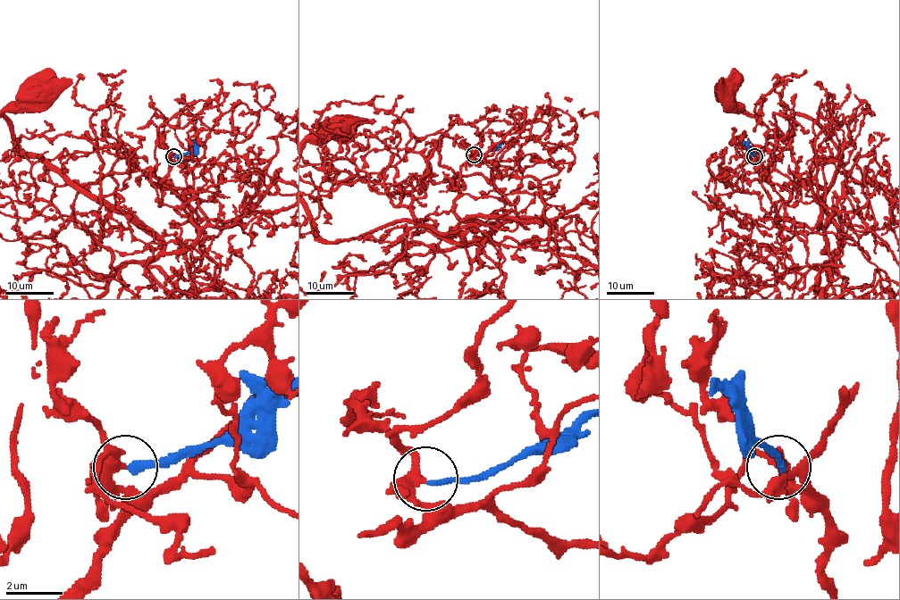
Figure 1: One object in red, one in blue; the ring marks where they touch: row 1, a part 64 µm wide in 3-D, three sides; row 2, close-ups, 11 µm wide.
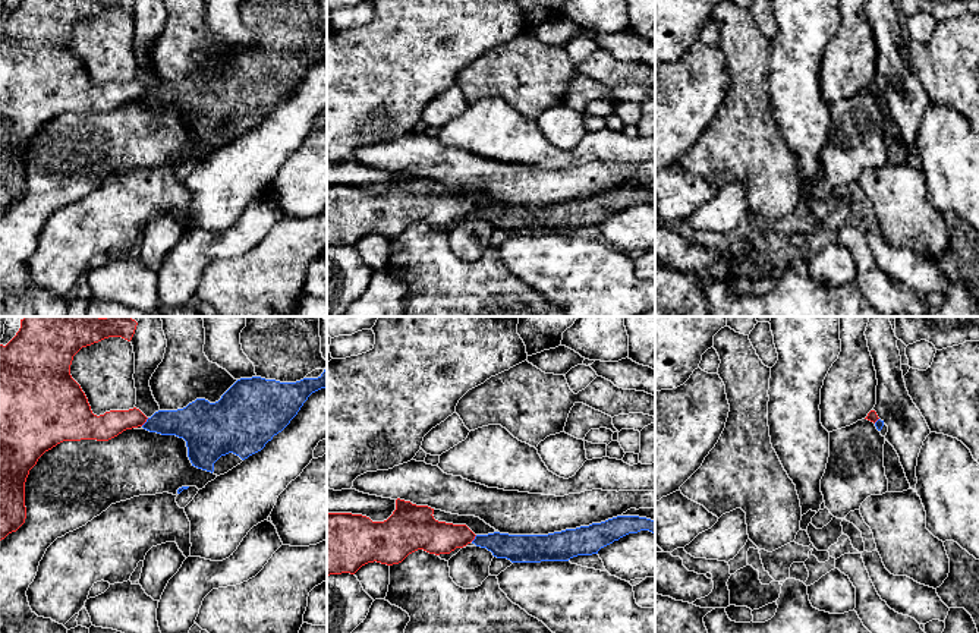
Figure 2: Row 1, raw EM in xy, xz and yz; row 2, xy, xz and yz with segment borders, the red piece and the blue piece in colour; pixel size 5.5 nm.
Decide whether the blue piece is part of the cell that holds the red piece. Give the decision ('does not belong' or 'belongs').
does not belong

